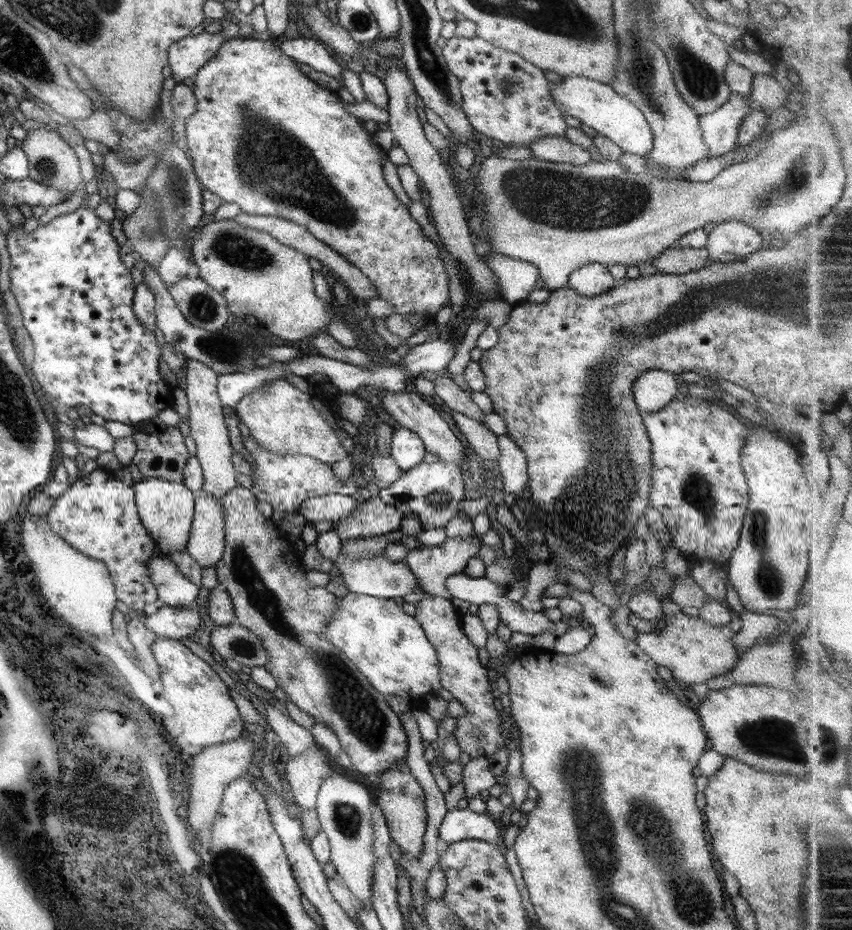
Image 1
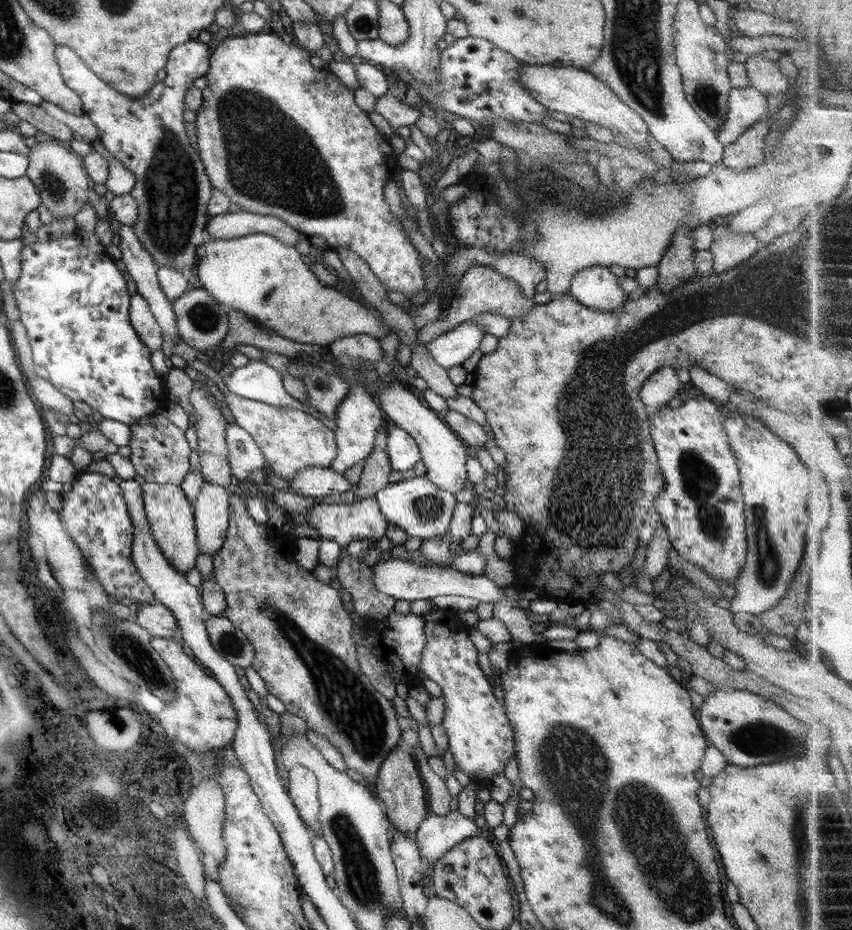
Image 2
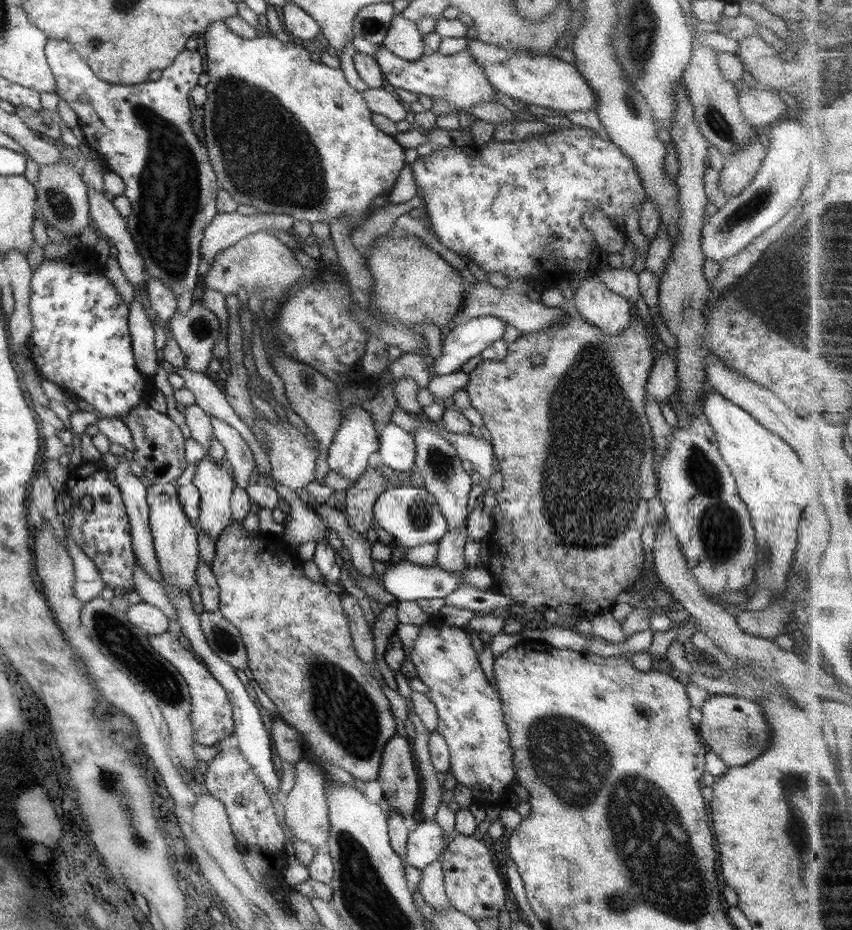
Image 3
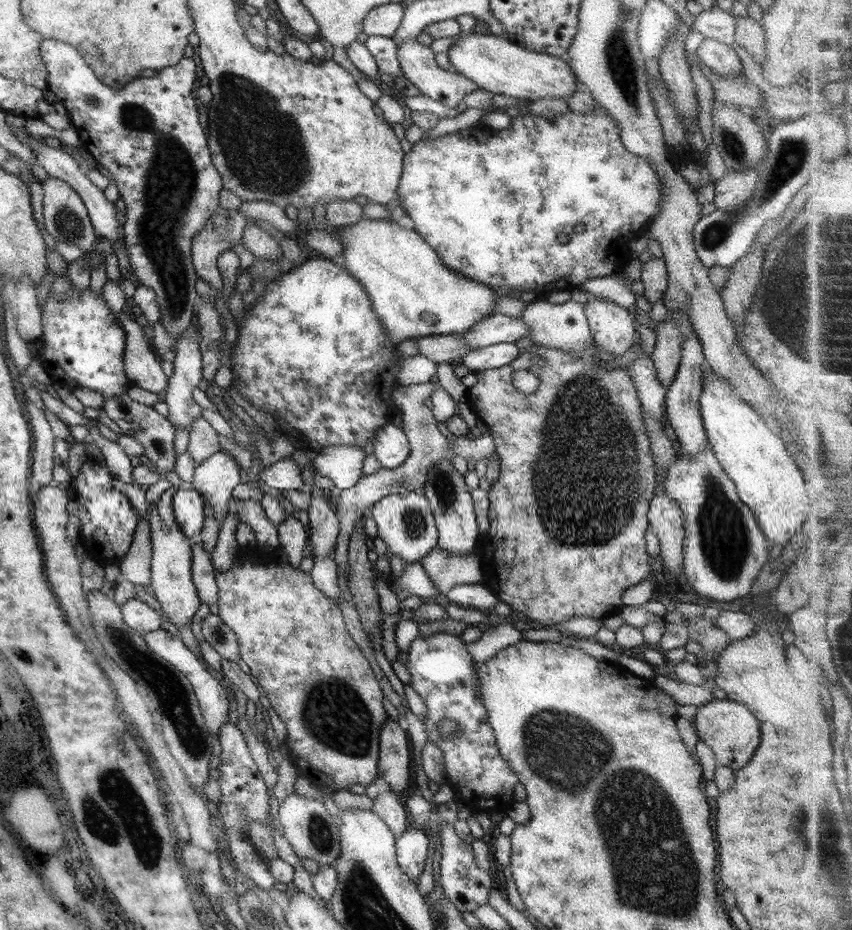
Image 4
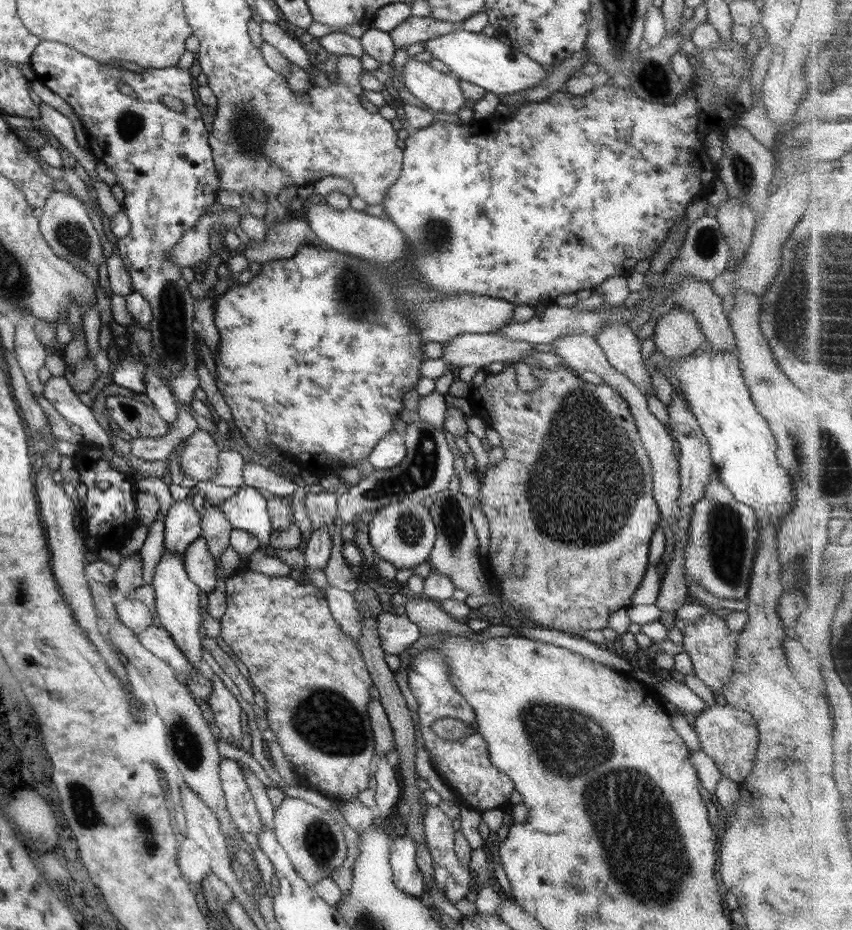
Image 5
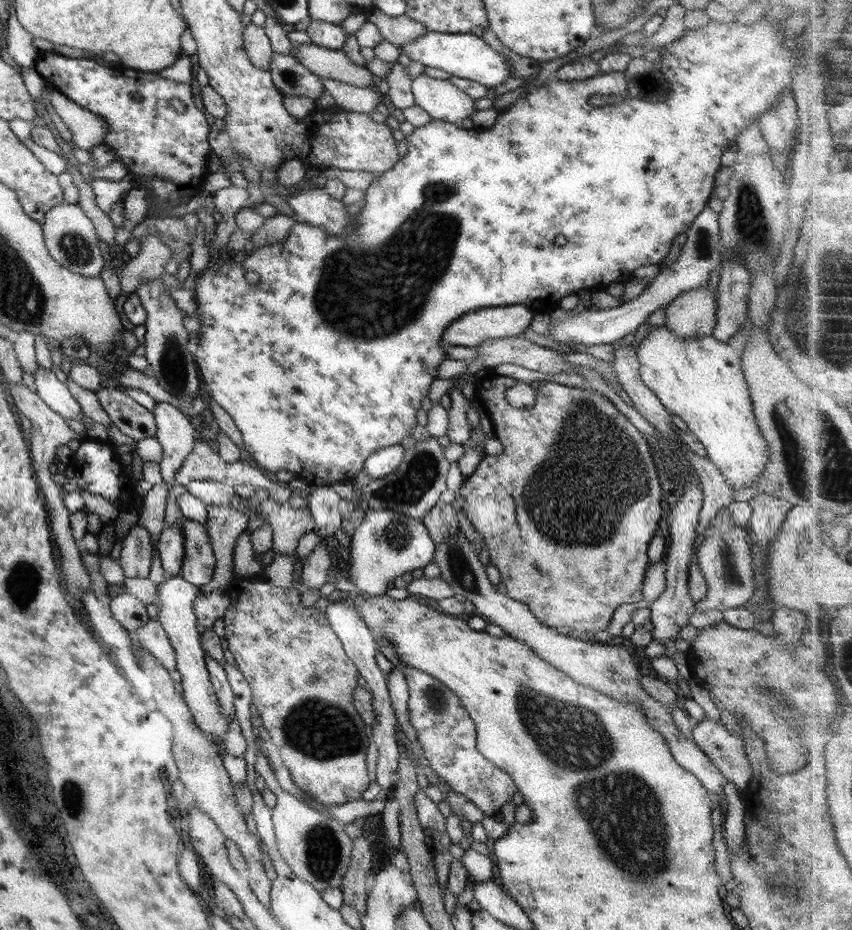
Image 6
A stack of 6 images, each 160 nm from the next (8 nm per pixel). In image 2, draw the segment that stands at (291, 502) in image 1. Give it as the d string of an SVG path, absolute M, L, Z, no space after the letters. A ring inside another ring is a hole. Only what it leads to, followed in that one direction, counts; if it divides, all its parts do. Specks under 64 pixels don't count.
M311 466L295 473L287 482L287 492L303 496L335 498L339 493L351 489L342 474L331 471L330 467Z

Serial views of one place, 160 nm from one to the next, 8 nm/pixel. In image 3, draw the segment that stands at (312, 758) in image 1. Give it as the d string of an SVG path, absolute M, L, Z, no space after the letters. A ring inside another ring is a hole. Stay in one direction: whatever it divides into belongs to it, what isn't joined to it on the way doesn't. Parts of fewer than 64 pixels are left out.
M304 759L294 764L295 782L293 788L282 796L279 809L281 823L286 834L291 834L297 840L310 844L315 851L324 851L327 833L329 833L328 804L323 791L323 784L327 780L322 767Z

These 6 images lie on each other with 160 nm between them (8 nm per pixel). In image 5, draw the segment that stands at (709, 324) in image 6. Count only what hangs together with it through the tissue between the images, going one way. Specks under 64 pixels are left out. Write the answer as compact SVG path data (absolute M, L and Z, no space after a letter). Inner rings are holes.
M673 307L656 320L652 340L655 353L673 362L690 356L704 338L697 319L690 312Z

